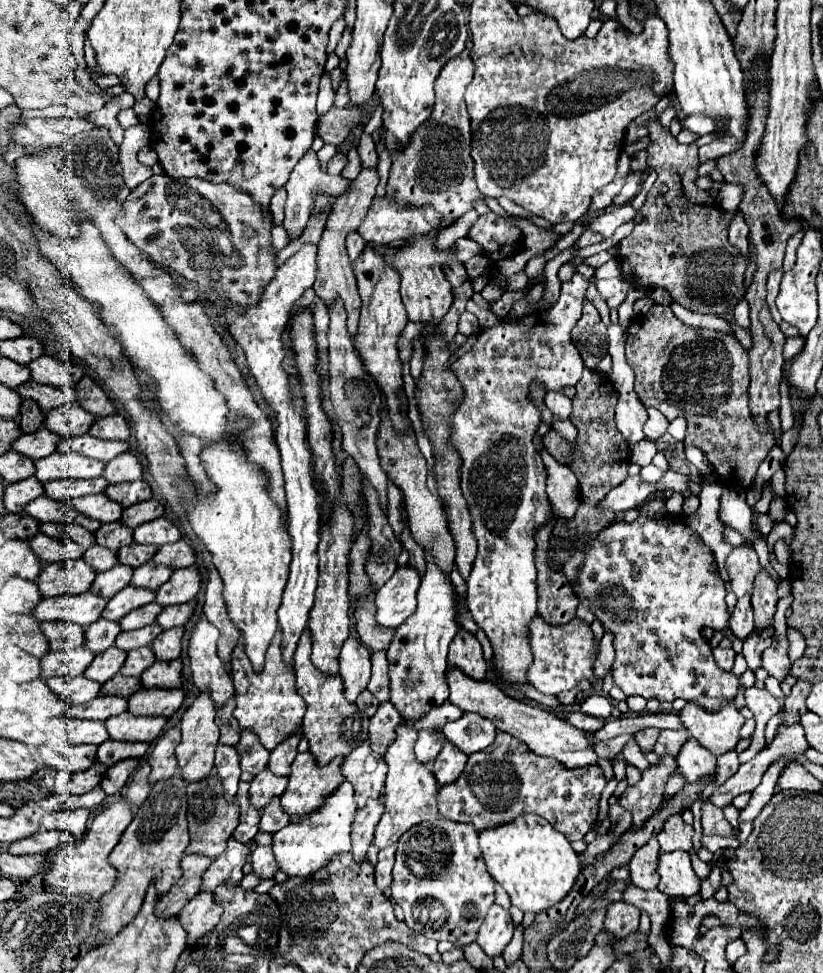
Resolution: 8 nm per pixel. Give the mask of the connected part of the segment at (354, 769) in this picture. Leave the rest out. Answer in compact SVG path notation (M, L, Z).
M369 738L359 742L343 760L343 776L357 790L359 808L367 798L383 792L388 768L382 756L371 750Z

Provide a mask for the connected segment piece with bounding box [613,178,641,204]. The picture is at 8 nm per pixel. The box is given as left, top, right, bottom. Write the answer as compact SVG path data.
M629 178L627 184L623 186L621 194L613 200L613 204L625 204L625 202L631 202L631 198L641 190L641 178Z

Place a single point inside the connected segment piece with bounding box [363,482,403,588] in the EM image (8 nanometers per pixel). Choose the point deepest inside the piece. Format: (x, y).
(382, 563)

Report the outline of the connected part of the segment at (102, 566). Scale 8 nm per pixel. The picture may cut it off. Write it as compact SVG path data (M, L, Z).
M97 544L91 546L89 550L85 550L83 554L83 560L95 570L95 572L103 572L103 570L109 570L111 566L115 566L115 552L107 550L107 548L99 548Z

